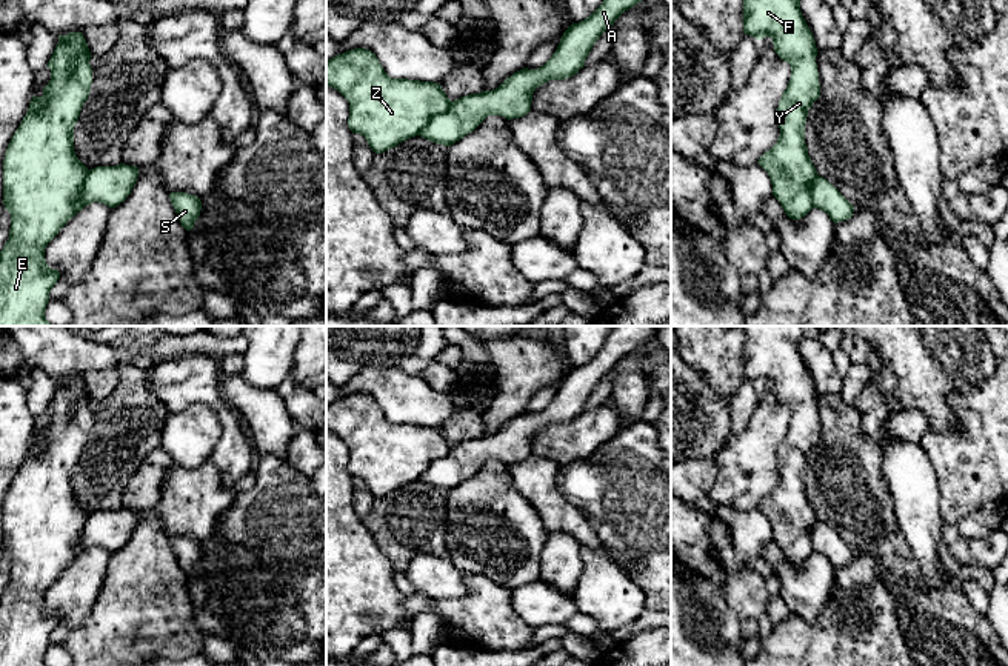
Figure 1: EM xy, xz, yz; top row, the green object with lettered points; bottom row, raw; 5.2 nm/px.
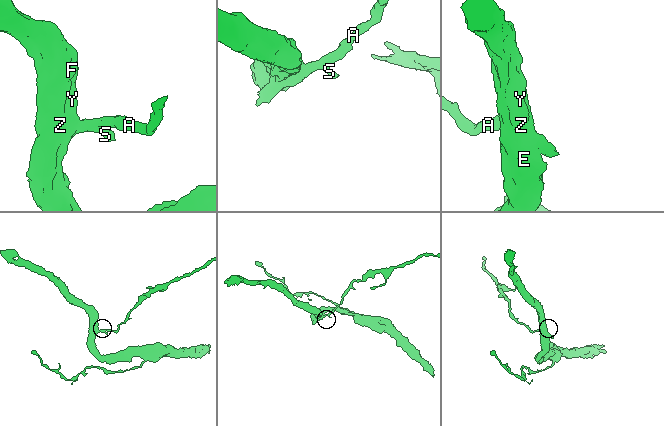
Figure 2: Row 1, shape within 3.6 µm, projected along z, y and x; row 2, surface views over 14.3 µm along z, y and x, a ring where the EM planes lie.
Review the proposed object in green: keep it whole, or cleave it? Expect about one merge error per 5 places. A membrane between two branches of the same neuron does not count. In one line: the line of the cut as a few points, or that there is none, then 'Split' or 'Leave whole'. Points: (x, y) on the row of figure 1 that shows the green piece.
Split along xz (451, 102), (417, 134). Split

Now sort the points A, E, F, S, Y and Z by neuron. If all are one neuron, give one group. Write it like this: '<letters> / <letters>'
A S / E F Y Z

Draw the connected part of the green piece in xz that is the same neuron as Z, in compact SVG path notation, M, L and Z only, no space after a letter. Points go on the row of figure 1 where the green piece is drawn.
M355 48L326 60L326 86L337 89L349 103L348 126L366 138L375 154L416 137L434 117L448 109L451 100L439 83L391 78L374 52Z

